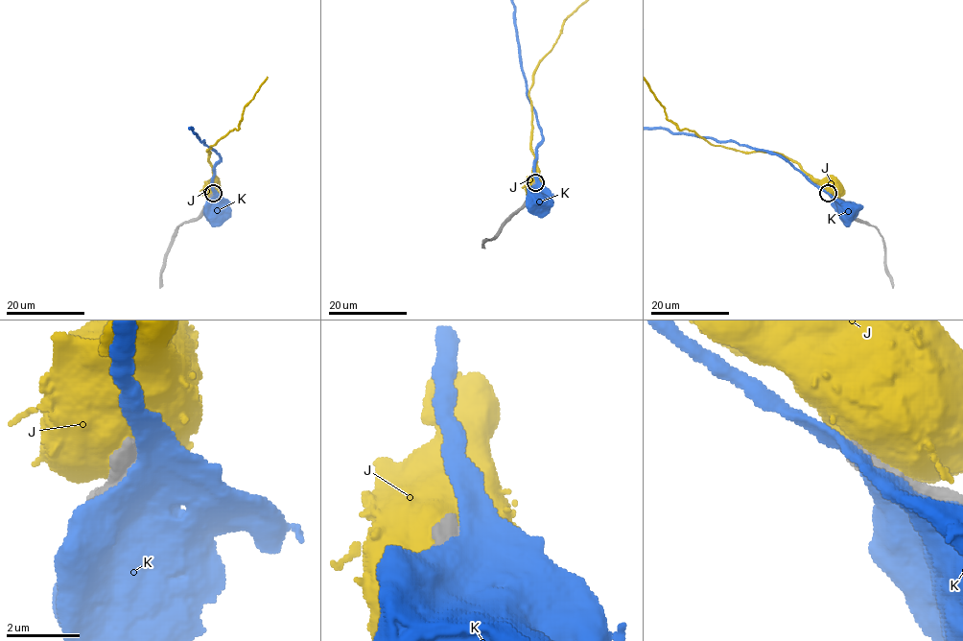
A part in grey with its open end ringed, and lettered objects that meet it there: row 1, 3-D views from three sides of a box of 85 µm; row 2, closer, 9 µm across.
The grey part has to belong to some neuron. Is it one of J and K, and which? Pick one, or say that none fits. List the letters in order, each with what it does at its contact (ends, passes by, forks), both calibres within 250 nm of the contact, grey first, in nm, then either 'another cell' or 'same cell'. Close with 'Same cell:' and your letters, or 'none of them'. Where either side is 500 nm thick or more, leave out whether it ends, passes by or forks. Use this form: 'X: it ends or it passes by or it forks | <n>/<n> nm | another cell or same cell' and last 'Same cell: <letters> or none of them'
J: 650/700 nm | another cell
K: 480/900 nm | another cell
Same cell: none of them

